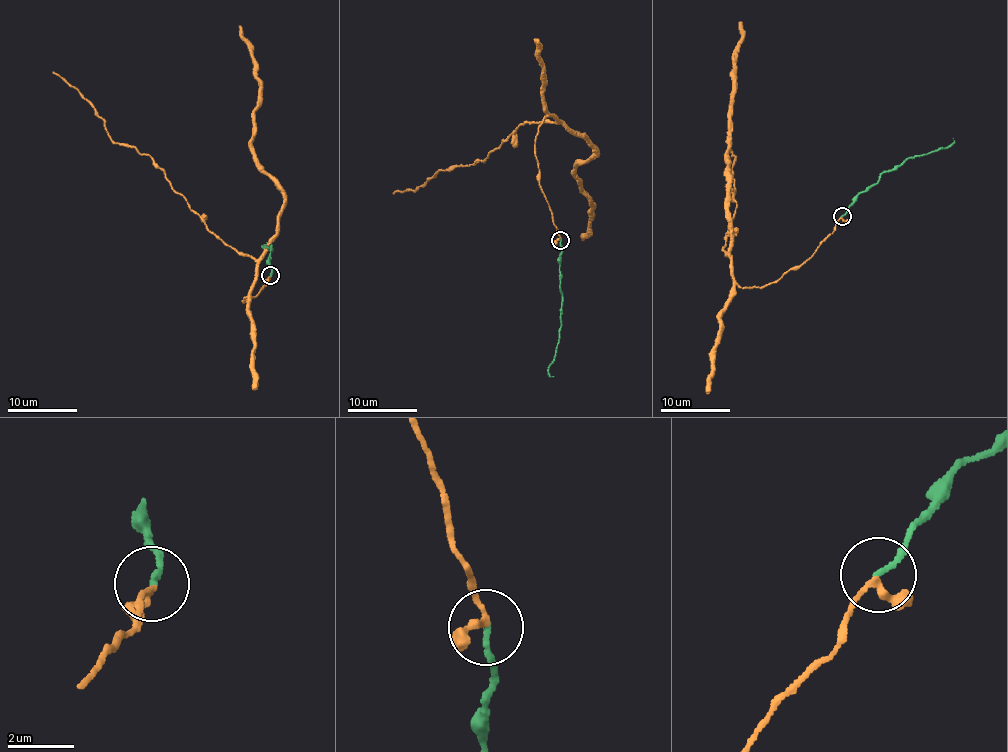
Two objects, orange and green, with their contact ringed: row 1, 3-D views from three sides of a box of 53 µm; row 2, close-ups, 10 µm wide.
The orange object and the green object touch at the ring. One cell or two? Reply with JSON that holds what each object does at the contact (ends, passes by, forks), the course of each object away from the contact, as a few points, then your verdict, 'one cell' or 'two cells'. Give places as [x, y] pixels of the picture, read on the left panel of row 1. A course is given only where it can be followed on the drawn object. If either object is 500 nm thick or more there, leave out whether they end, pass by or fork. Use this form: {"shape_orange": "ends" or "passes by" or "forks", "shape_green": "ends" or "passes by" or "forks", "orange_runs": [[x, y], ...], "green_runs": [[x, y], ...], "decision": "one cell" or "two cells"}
{"shape_orange": "passes by", "shape_green": "ends", "orange_runs": [[270, 277], [241, 300], [253, 287], [255, 262], [219, 238], [149, 155], [114, 142], [94, 106], [52, 72]], "green_runs": [[270, 275], [270, 245], [270, 249], [263, 247], [267, 243]], "decision": "one cell"}

